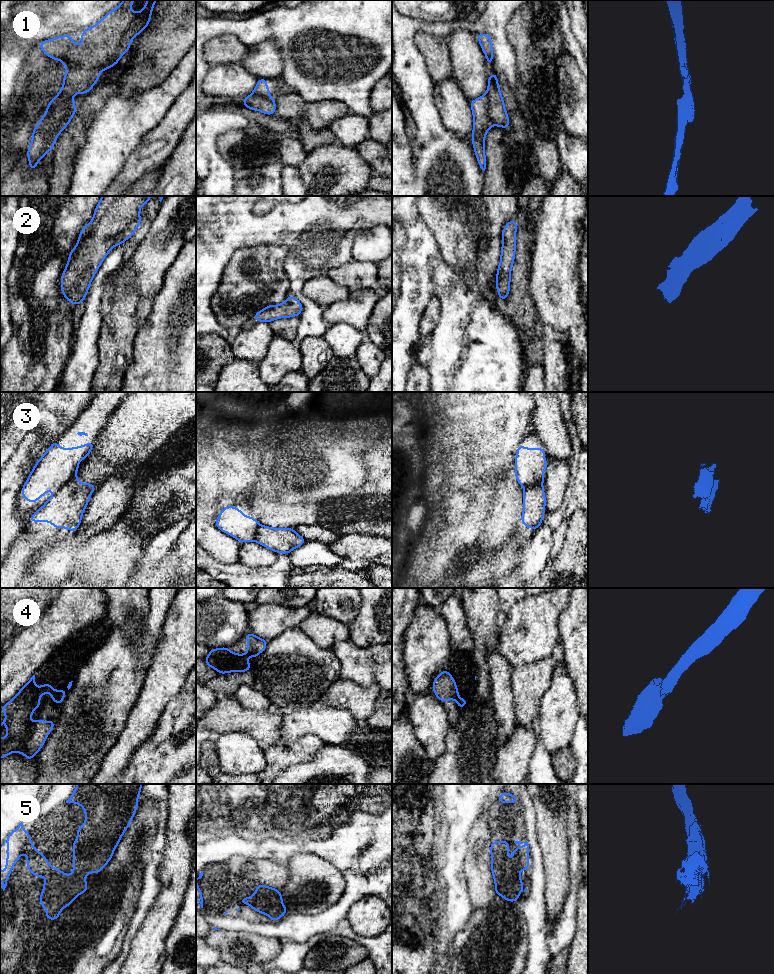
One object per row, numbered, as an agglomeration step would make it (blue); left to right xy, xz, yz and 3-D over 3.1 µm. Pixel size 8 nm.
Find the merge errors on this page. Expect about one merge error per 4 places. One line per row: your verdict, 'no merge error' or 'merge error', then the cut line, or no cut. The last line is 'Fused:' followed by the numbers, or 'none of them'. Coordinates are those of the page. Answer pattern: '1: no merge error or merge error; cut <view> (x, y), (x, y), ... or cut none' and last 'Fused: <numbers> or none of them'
1: merge error; cut xy (75, 106), (62, 115), (53, 114), (50, 117), (44, 115)
2: no merge error; cut none
3: merge error; cut xy (75, 472), (54, 494)
4: no merge error; cut none
5: no merge error; cut none
Fused: 1, 3

